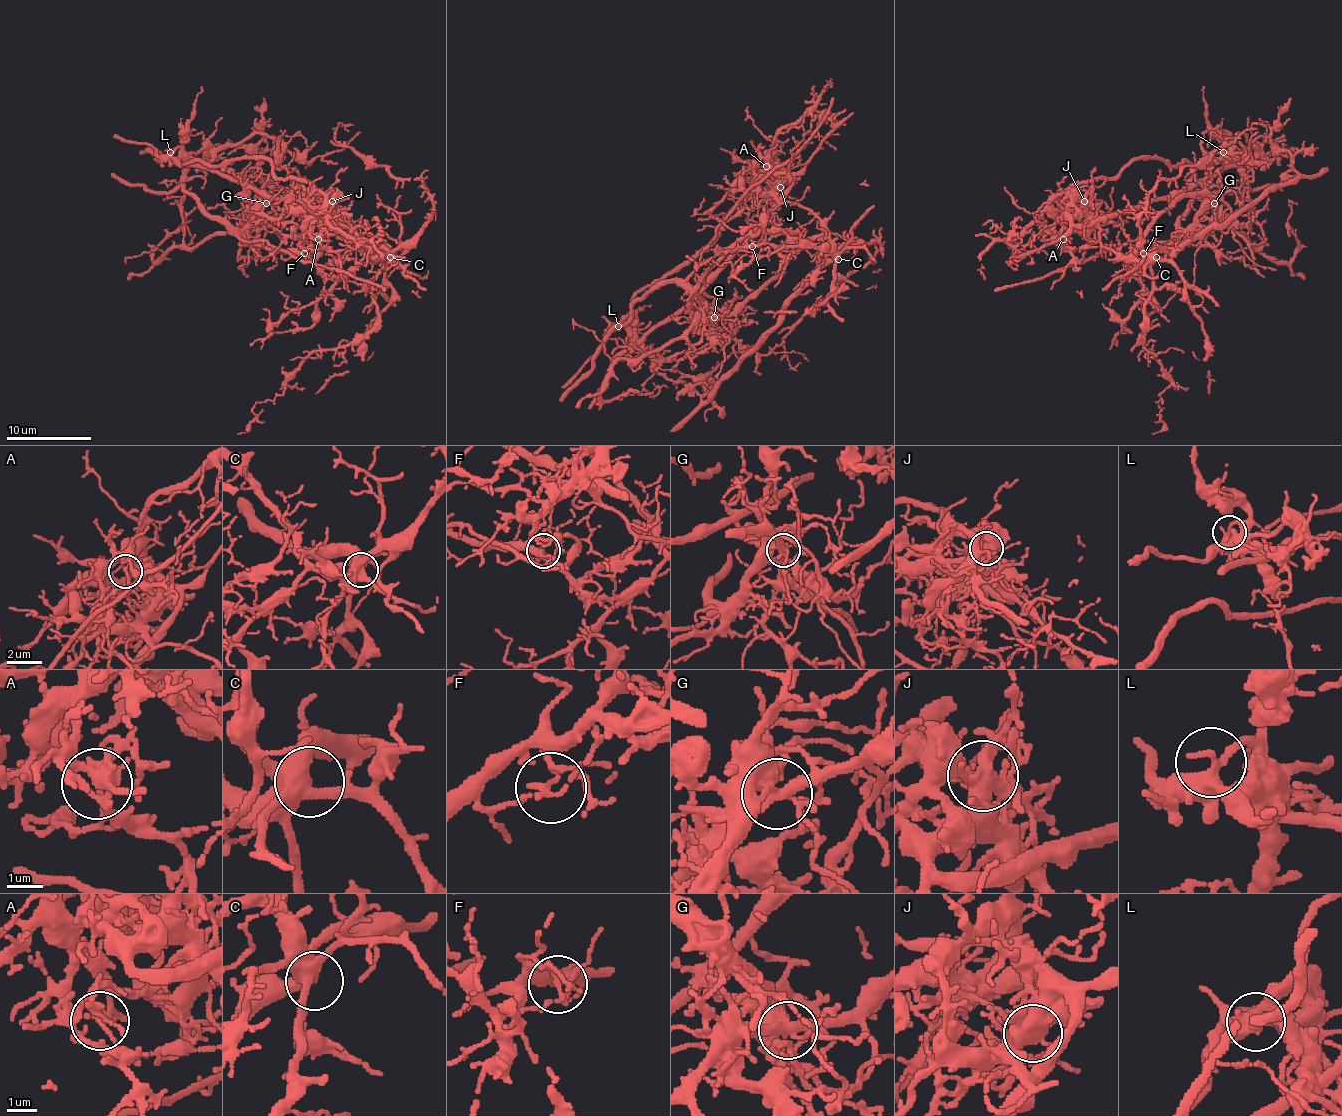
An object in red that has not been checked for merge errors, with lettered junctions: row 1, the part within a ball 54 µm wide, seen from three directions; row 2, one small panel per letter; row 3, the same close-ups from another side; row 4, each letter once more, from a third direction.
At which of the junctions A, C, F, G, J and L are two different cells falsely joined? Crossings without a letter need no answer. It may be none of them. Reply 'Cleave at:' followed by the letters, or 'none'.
Cleave at: A, G, J

